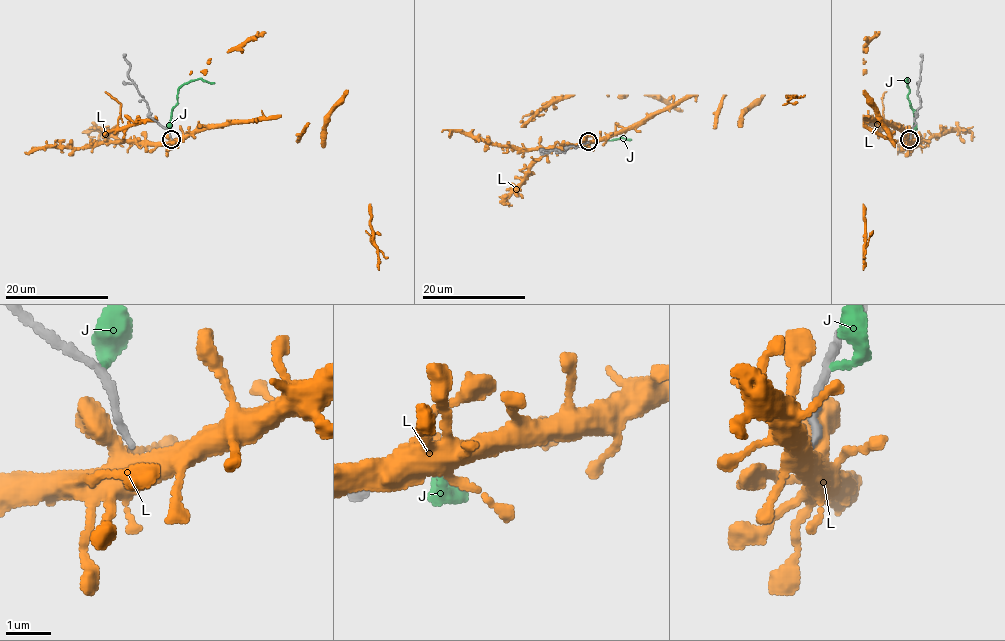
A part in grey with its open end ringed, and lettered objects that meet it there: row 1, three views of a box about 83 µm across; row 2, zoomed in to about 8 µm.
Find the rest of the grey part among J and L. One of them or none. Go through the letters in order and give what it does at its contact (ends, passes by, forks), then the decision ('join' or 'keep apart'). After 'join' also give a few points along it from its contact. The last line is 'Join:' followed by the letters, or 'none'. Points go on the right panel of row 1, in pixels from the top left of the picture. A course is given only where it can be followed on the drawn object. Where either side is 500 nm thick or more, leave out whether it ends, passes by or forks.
J: it ends there; keep apart
L: it passes by; keep apart
Join: none

